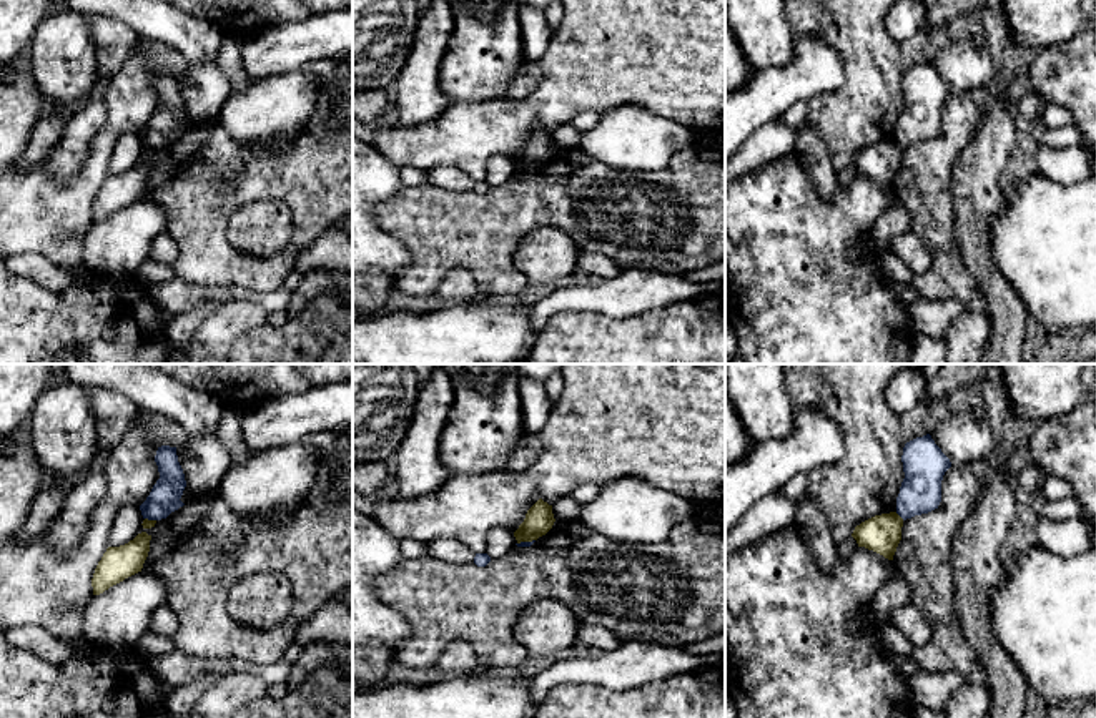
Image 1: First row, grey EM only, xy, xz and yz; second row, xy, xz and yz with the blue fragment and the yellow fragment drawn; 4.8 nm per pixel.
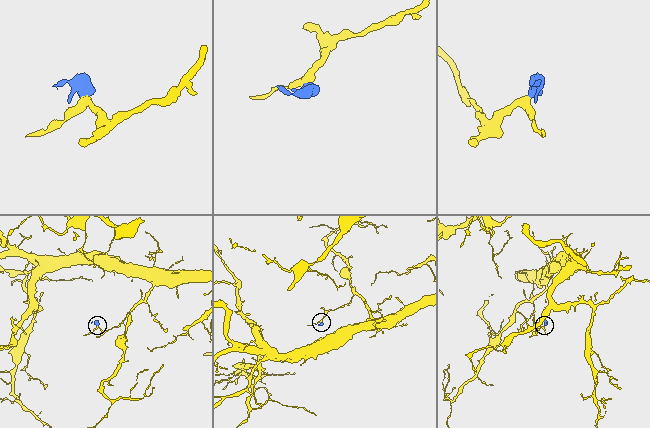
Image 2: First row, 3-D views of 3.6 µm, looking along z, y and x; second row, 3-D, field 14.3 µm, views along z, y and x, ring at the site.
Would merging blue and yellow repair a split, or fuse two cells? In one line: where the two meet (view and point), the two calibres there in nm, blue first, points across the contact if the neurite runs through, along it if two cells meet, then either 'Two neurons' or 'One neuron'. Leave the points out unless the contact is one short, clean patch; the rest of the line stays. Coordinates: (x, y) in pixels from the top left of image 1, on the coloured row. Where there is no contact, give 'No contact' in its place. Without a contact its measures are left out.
Touches blue at yz (900, 516). Thickness 200 nm (blue) against 190 nm. Boundary: yz (895, 512), (903, 519). Two neurons

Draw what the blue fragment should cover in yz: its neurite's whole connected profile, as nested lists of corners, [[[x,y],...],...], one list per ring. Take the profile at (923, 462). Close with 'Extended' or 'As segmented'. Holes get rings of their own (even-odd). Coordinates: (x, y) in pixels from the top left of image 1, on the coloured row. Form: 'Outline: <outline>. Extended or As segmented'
Outline: [[[926,434],[906,442],[901,462],[905,479],[896,497],[896,514],[906,520],[938,509],[941,480],[951,462],[931,435]]]. As segmented

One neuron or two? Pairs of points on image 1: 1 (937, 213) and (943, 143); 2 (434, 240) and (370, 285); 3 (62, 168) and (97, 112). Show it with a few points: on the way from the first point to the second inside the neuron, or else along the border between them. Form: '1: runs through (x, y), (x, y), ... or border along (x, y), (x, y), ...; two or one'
1: runs through (937, 196), (937, 160); one
2: border along (391, 278), (393, 299); two
3: runs through (67, 155), (83, 125); one

